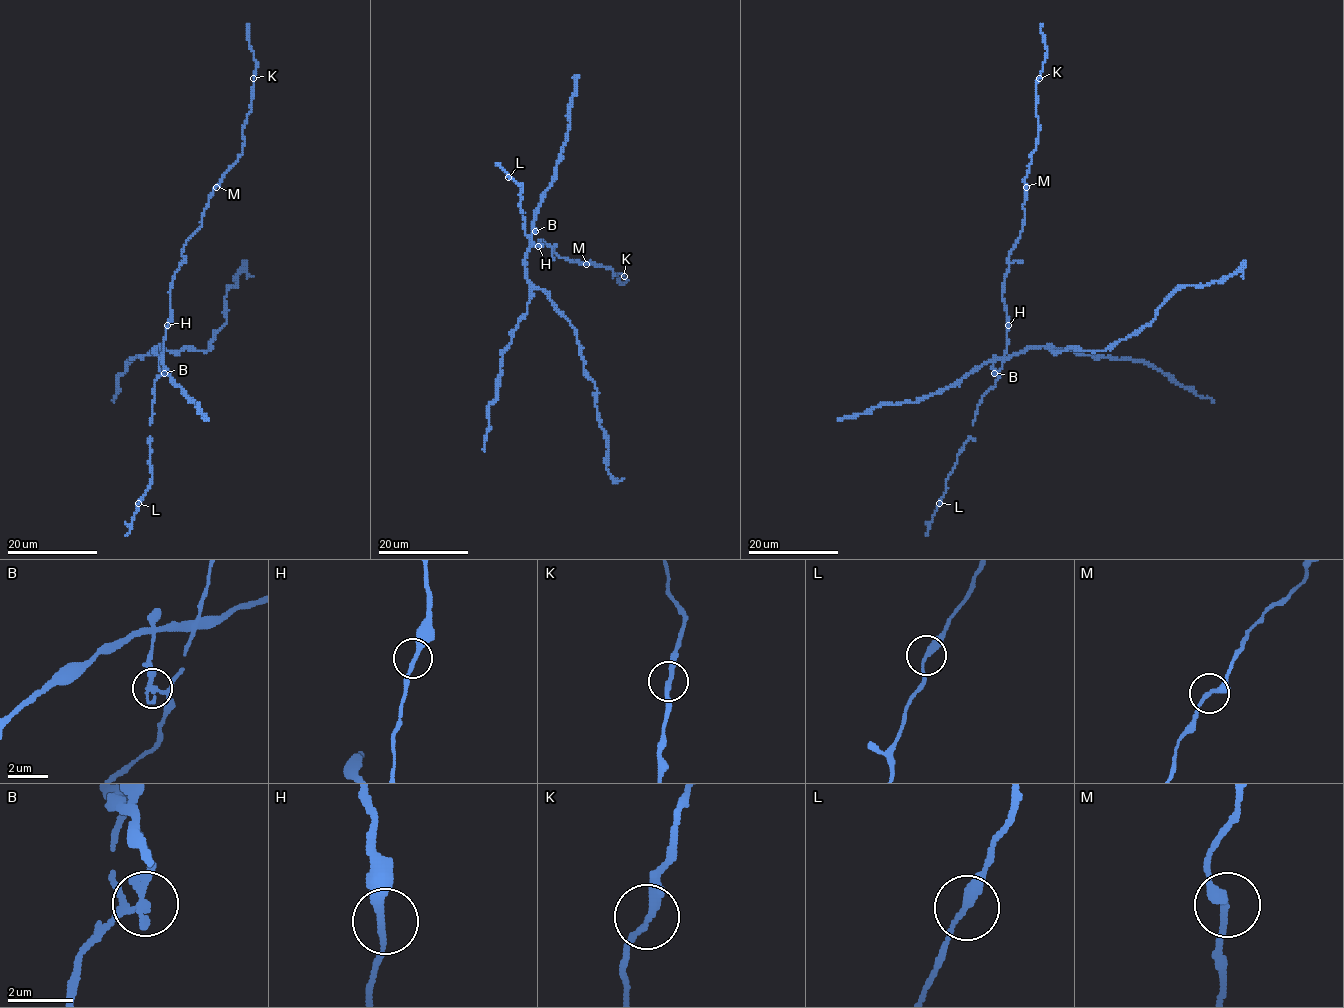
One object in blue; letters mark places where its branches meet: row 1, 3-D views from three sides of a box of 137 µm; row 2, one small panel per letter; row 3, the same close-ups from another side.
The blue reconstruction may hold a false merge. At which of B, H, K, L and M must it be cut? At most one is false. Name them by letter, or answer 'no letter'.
B

